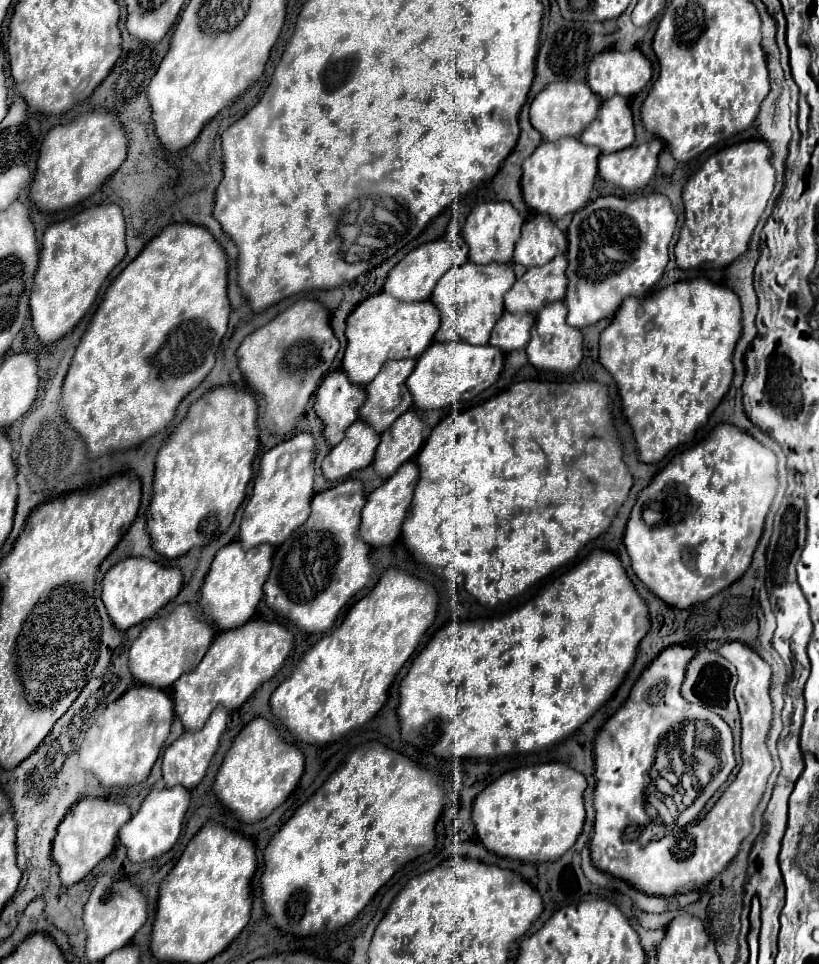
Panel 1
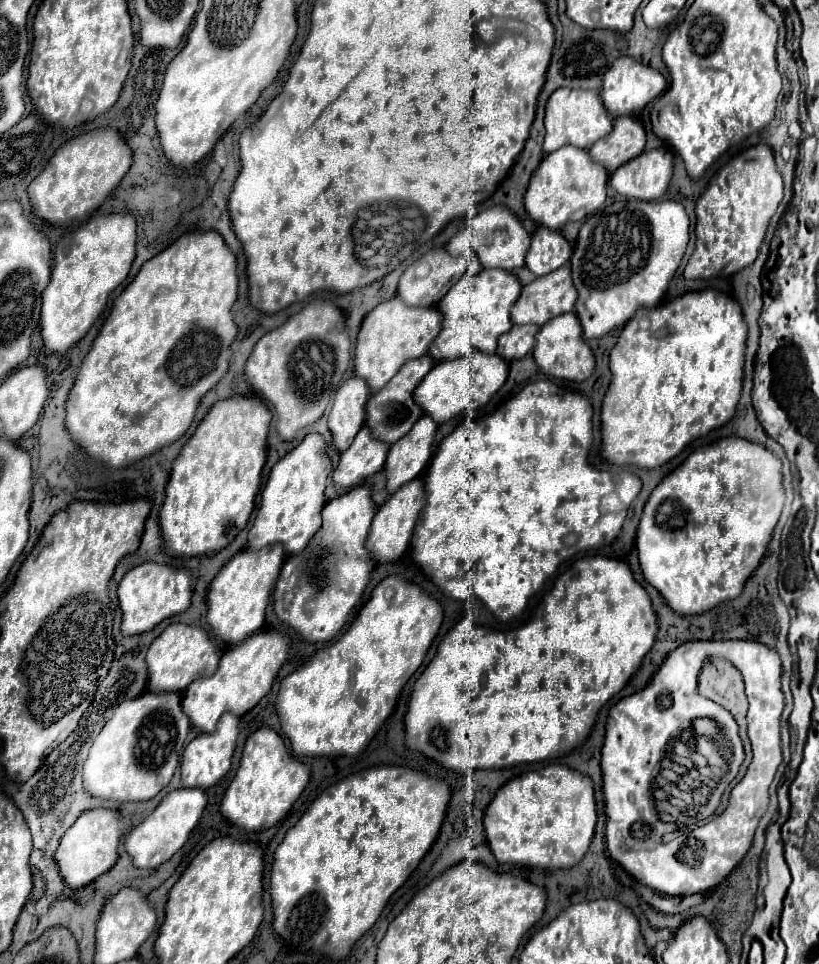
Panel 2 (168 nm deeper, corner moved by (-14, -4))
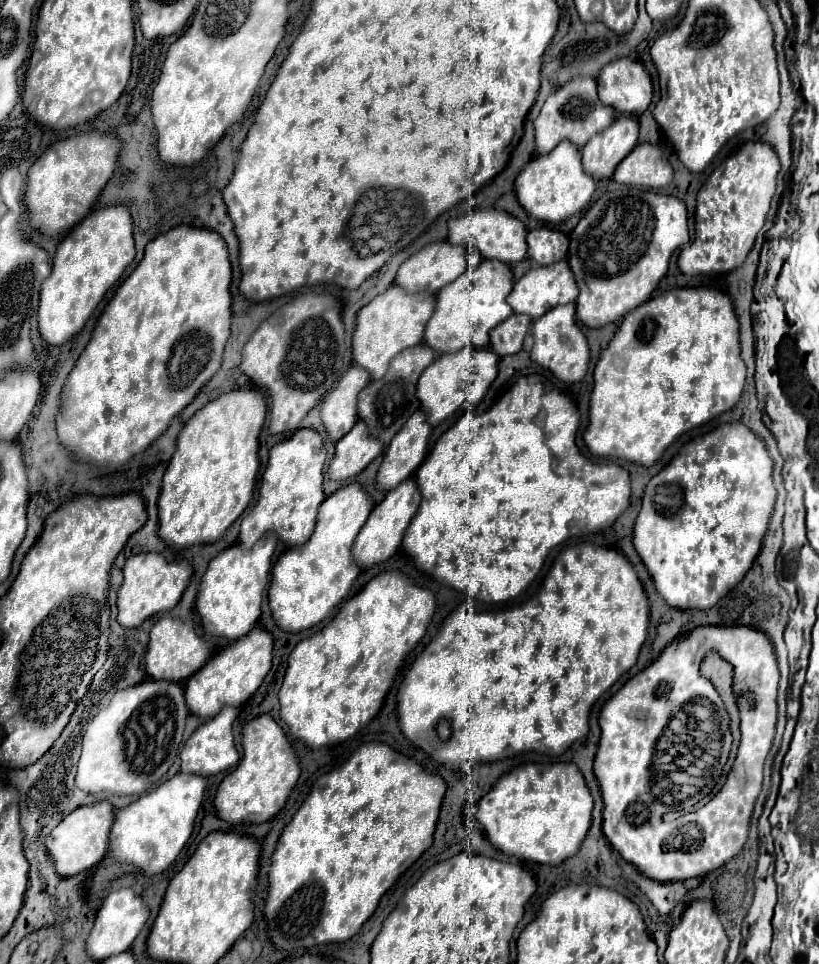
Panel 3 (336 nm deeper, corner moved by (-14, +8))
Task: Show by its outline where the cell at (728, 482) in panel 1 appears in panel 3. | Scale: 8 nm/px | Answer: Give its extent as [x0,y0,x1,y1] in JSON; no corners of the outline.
[634,423,776,609]

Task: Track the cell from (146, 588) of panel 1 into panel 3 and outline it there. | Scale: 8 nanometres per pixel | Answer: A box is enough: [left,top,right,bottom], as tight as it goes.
[118,553,192,627]

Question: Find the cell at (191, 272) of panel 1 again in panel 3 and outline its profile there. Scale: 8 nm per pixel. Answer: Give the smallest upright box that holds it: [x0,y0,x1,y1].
[56,225,232,469]

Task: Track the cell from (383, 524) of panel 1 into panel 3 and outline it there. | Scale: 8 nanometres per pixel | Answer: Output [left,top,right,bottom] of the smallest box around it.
[352,479,420,567]

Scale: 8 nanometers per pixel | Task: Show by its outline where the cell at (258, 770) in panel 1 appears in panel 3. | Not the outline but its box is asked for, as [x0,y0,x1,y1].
[216,715,300,823]

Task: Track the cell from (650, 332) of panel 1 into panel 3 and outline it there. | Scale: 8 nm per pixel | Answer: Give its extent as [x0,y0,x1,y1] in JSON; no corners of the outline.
[584,287,746,465]

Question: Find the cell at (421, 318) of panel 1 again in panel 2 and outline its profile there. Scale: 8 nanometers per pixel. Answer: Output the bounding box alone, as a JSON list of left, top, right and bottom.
[354,297,442,393]

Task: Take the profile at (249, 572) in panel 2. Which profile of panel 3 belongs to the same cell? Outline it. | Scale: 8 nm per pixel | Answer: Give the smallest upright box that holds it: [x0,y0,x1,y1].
[196,533,276,641]

